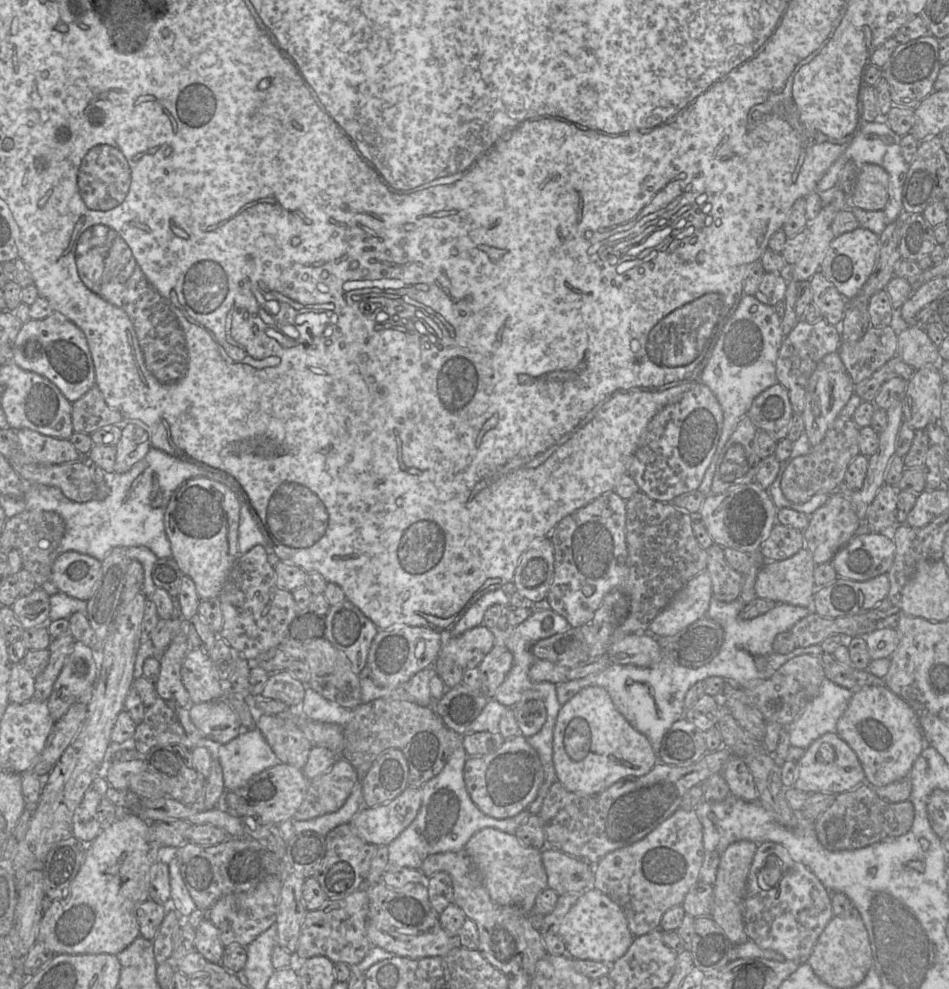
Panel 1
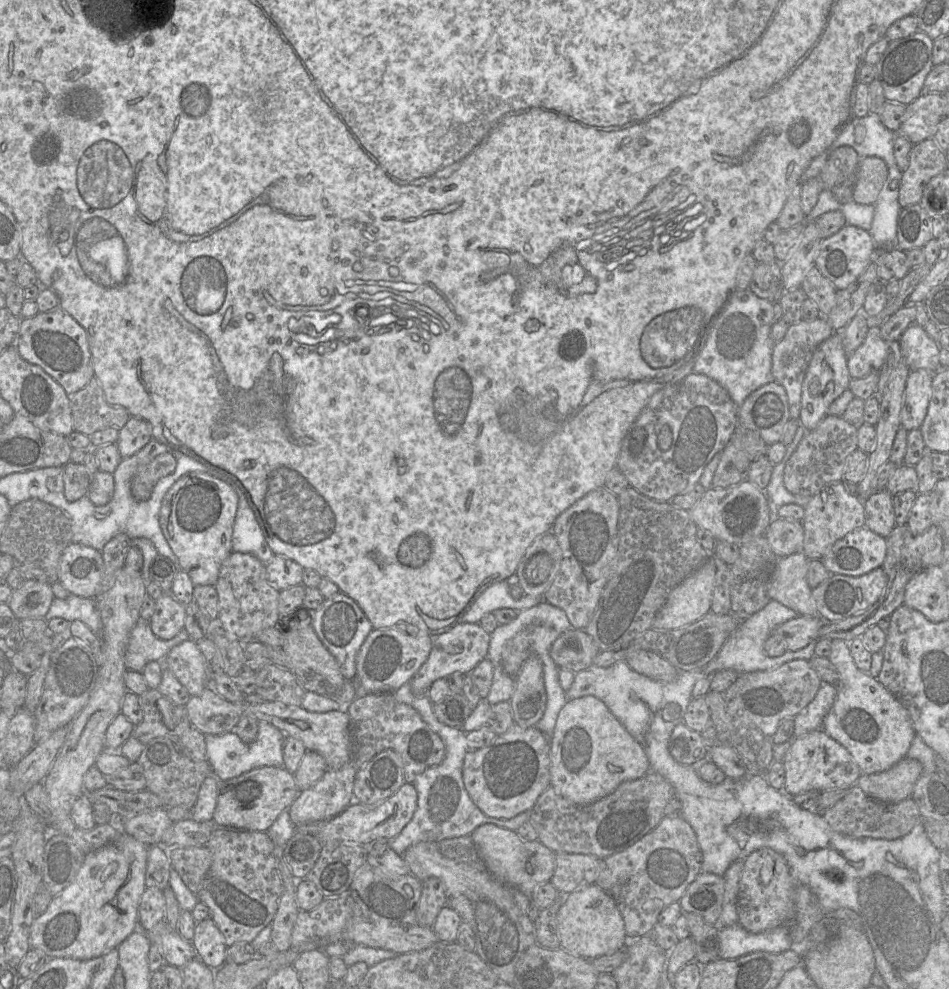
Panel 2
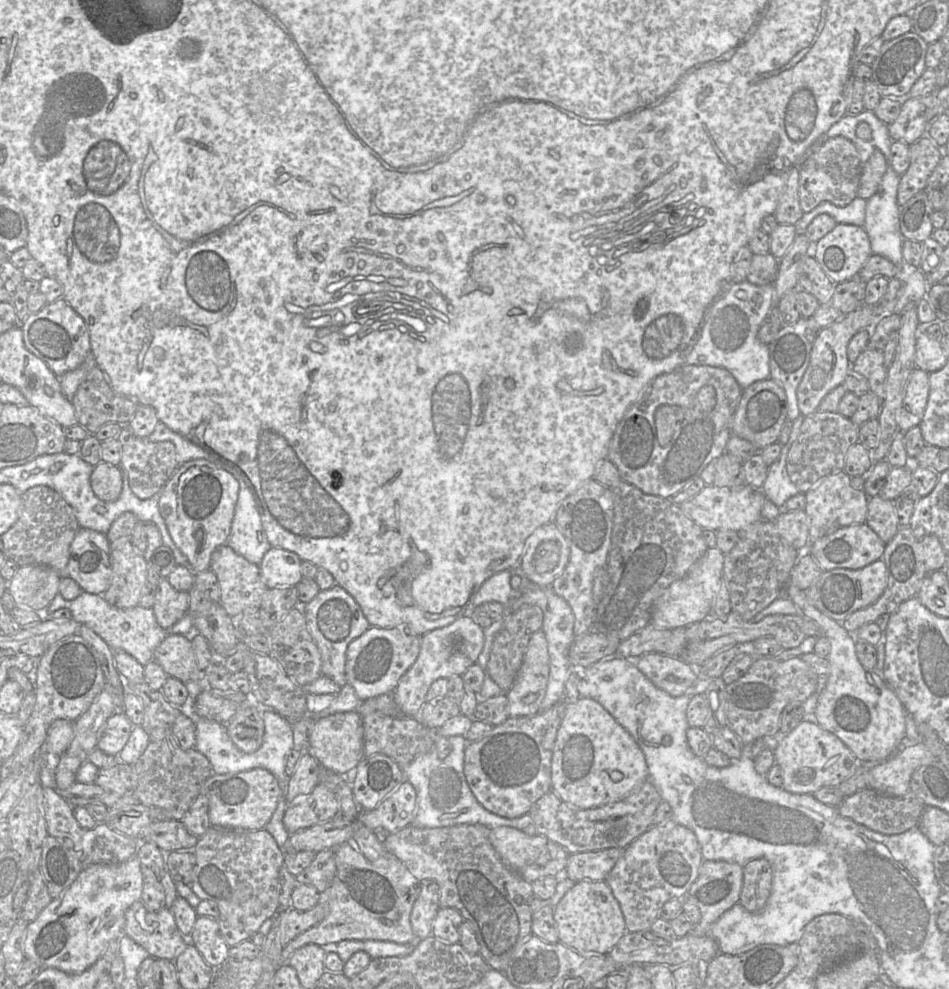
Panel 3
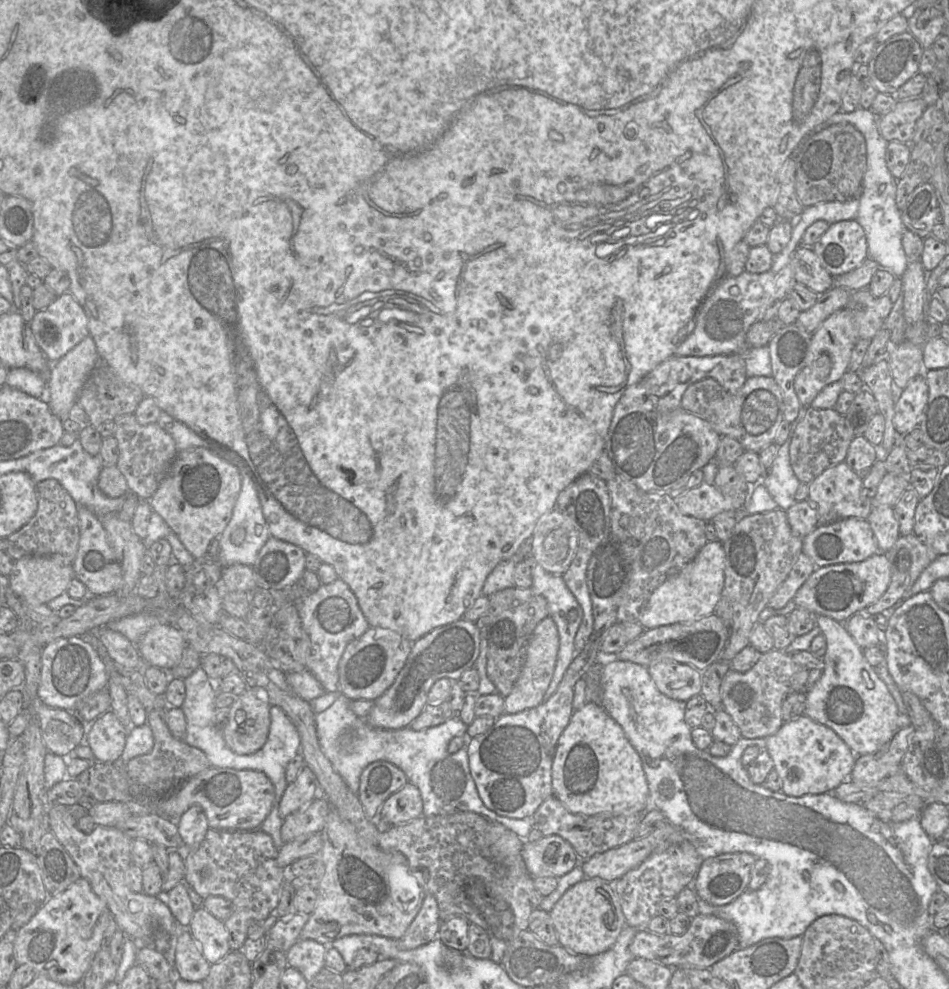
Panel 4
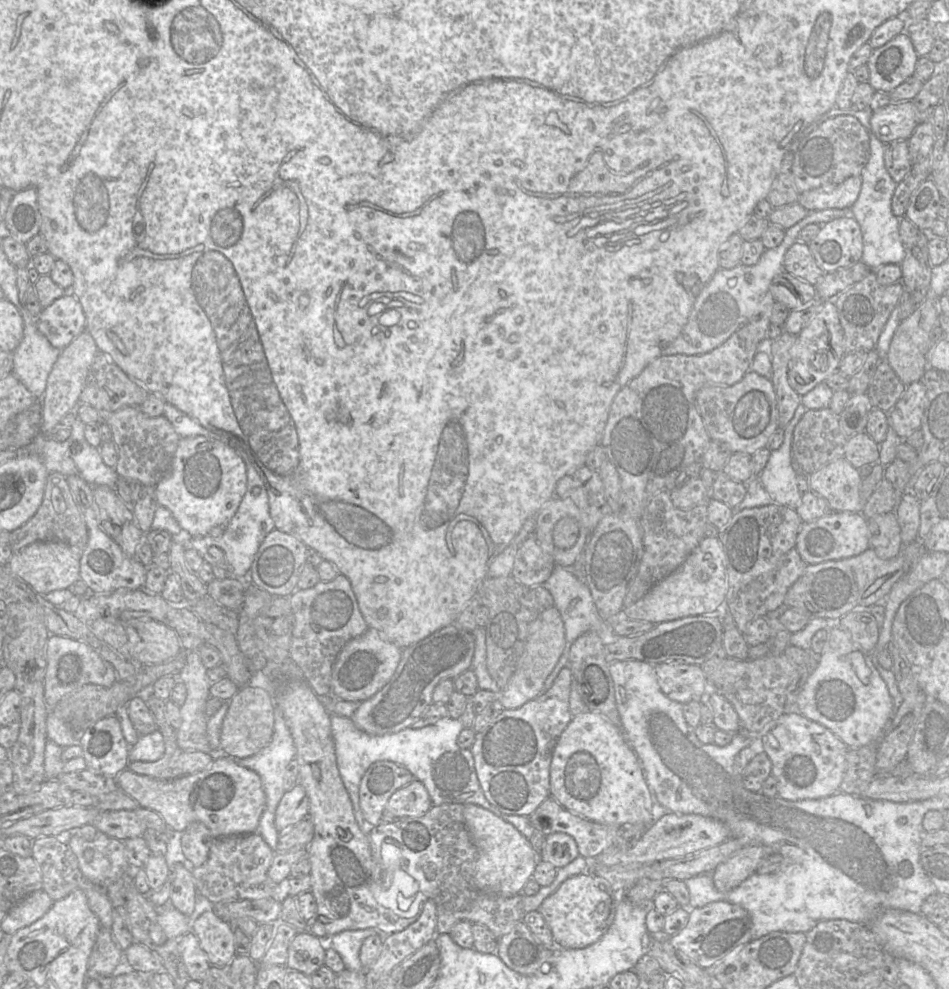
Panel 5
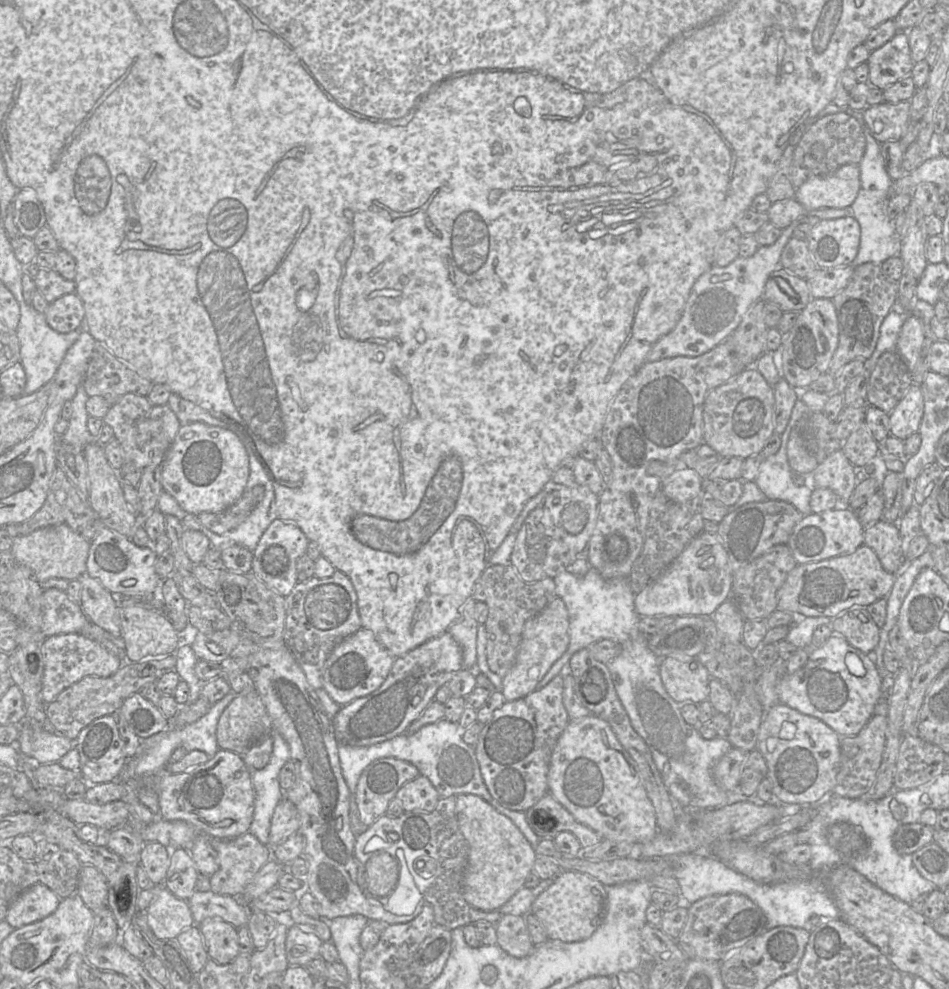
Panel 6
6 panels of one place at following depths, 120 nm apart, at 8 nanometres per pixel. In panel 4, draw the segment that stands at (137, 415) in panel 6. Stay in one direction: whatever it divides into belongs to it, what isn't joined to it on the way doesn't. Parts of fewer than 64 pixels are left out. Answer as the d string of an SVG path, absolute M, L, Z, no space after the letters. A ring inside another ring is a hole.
M134 413L120 415L113 421L114 438L119 451L116 467L125 477L129 492L138 496L139 500L149 500L166 477L177 455L175 441L156 422L147 425L138 423Z

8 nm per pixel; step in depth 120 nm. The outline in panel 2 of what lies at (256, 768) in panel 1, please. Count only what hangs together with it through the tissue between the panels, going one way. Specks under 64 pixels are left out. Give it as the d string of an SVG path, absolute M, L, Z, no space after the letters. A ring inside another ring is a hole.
M260 720L258 734L254 742L244 743L236 733L205 735L207 761L218 780L228 780L252 769L264 766L283 767L283 744L286 735L272 724Z

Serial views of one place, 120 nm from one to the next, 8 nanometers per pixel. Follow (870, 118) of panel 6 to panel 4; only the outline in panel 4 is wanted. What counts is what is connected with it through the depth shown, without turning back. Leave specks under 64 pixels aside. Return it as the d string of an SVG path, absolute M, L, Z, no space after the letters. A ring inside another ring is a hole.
M921 97L898 100L893 110L878 116L878 127L883 138L888 142L911 144L916 122L927 106Z

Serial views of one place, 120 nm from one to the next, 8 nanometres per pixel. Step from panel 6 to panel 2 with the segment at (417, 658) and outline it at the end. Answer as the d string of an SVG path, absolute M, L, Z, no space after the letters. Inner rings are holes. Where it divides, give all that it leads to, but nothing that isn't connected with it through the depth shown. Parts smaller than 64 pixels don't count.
M459 622L449 631L431 637L430 654L409 682L415 695L427 694L427 690L435 680L445 679L452 673L470 674L476 665L486 658L490 643L490 634L478 623Z

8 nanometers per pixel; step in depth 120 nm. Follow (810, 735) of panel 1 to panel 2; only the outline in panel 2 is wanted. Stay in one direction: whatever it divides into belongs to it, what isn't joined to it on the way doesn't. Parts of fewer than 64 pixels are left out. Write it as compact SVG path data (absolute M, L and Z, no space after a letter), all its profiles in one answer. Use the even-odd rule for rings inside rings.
M825 681L821 682L814 699L794 718L794 738L823 727L836 695L837 687Z

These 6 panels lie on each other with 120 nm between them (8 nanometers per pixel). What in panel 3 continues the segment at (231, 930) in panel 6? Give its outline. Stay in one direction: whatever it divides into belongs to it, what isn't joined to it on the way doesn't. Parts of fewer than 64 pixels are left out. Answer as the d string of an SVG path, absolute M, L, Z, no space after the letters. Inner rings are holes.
M197 916L189 942L212 967L218 967L229 959L230 947L222 937L219 923L215 918Z

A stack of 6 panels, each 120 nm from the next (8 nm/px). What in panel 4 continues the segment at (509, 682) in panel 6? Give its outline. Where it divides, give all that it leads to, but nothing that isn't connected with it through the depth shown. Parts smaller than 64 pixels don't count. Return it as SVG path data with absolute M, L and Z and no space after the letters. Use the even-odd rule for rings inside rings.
M550 616L544 618L534 629L526 652L521 673L512 689L504 699L505 713L514 714L534 708L542 703L544 694L552 679L559 650L559 634Z

